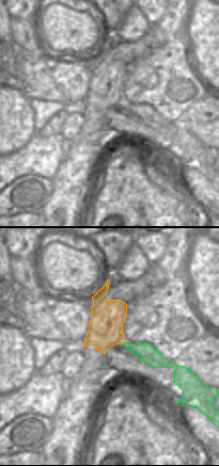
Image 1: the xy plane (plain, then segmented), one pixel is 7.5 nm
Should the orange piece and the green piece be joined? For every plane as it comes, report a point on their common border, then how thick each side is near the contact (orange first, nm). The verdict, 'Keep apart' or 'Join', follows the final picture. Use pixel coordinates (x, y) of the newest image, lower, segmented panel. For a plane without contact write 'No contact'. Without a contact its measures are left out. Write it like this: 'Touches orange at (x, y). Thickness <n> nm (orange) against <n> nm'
Touches orange at (124, 341). Thickness 260 nm (orange) against 140 nm

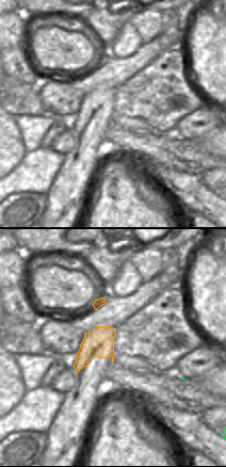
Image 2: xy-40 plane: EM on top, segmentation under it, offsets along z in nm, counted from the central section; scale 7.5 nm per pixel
No contact

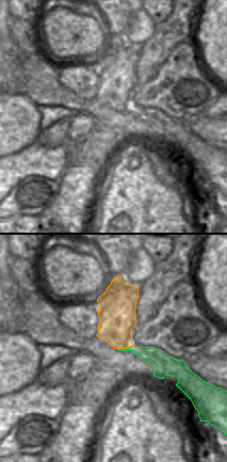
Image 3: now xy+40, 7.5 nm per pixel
Touches orange at (125, 348). Thickness 280 nm (orange) against 140 nm

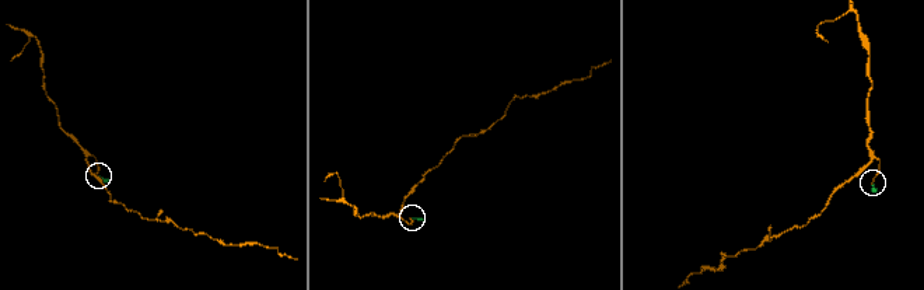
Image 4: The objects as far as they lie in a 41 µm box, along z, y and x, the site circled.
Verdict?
Keep apart

